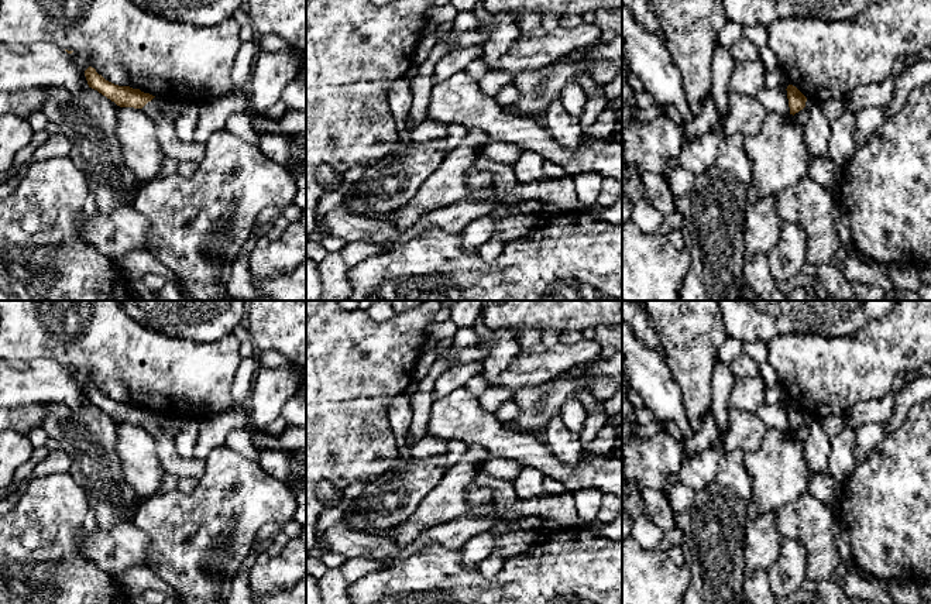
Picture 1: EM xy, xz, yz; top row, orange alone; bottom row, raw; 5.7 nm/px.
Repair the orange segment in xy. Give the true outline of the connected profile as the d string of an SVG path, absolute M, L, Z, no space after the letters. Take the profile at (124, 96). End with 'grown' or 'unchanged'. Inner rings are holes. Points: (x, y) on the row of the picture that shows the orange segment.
M92 66L85 71L85 76L89 87L97 90L120 107L142 109L155 97L150 93L141 92L140 89L114 85L99 75Z; unchanged

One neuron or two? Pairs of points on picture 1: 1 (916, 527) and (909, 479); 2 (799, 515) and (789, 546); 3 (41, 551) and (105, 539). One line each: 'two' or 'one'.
1: one
2: two
3: two

